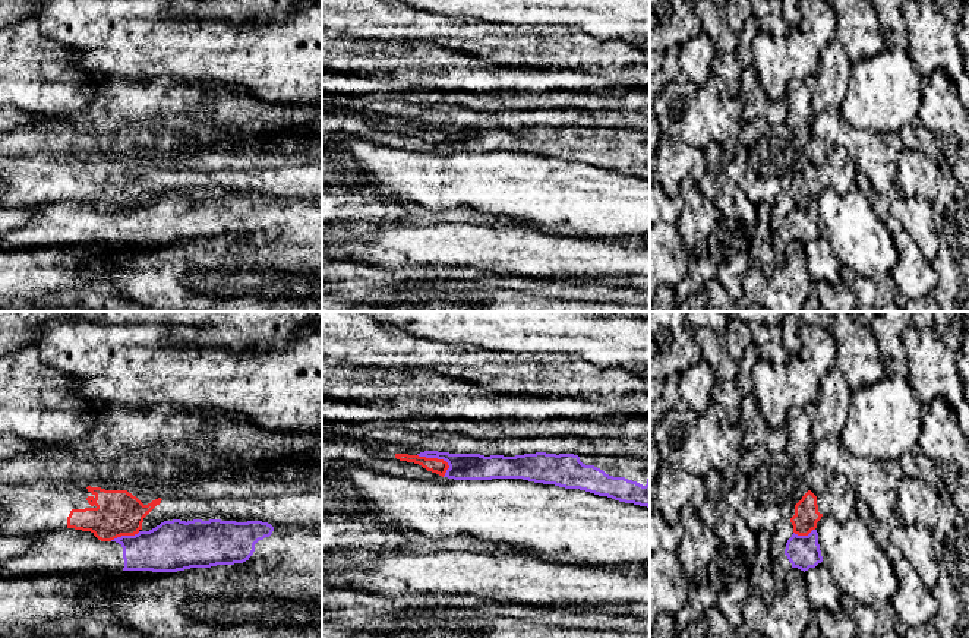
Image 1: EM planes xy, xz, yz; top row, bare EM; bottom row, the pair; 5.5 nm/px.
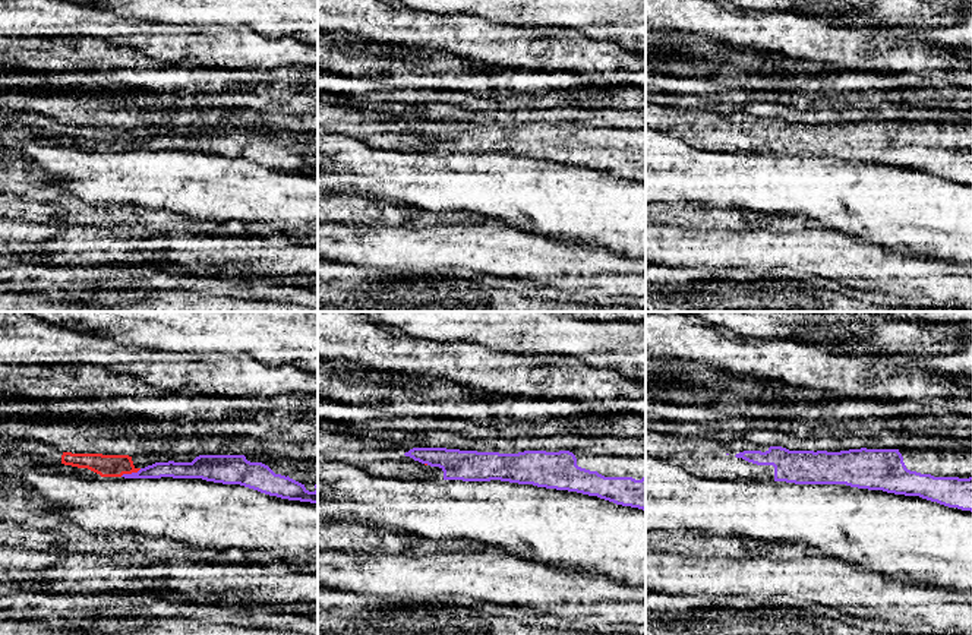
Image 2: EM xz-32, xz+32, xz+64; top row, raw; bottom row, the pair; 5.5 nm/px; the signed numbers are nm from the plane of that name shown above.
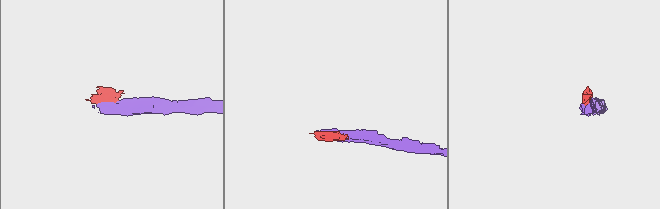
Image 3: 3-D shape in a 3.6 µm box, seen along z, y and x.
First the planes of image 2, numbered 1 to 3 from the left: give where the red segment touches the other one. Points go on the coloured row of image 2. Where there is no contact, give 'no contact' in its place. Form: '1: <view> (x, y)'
1: xz-32 (132, 473)
2: xz+32 (426, 463)
3: no contact

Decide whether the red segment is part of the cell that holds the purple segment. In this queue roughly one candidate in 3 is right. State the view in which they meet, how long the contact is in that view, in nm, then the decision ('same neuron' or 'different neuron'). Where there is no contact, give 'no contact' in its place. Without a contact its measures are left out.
meets purple in xz; contact 200 nm long; different neuron

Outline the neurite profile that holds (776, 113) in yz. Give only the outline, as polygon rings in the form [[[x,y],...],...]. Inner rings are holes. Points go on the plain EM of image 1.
[[[745,67],[739,78],[739,95],[744,98],[745,121],[764,116],[771,126],[785,124],[787,107],[785,100],[771,101],[758,82],[757,70]]]

